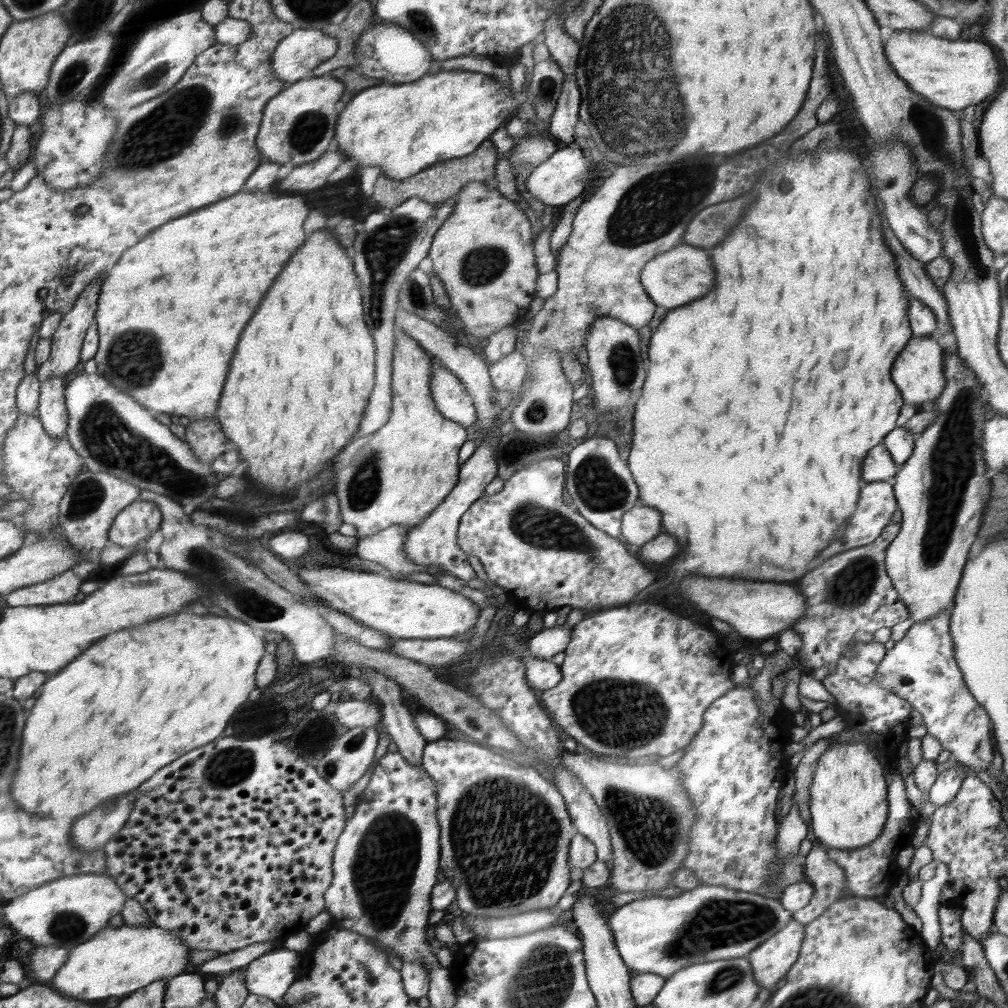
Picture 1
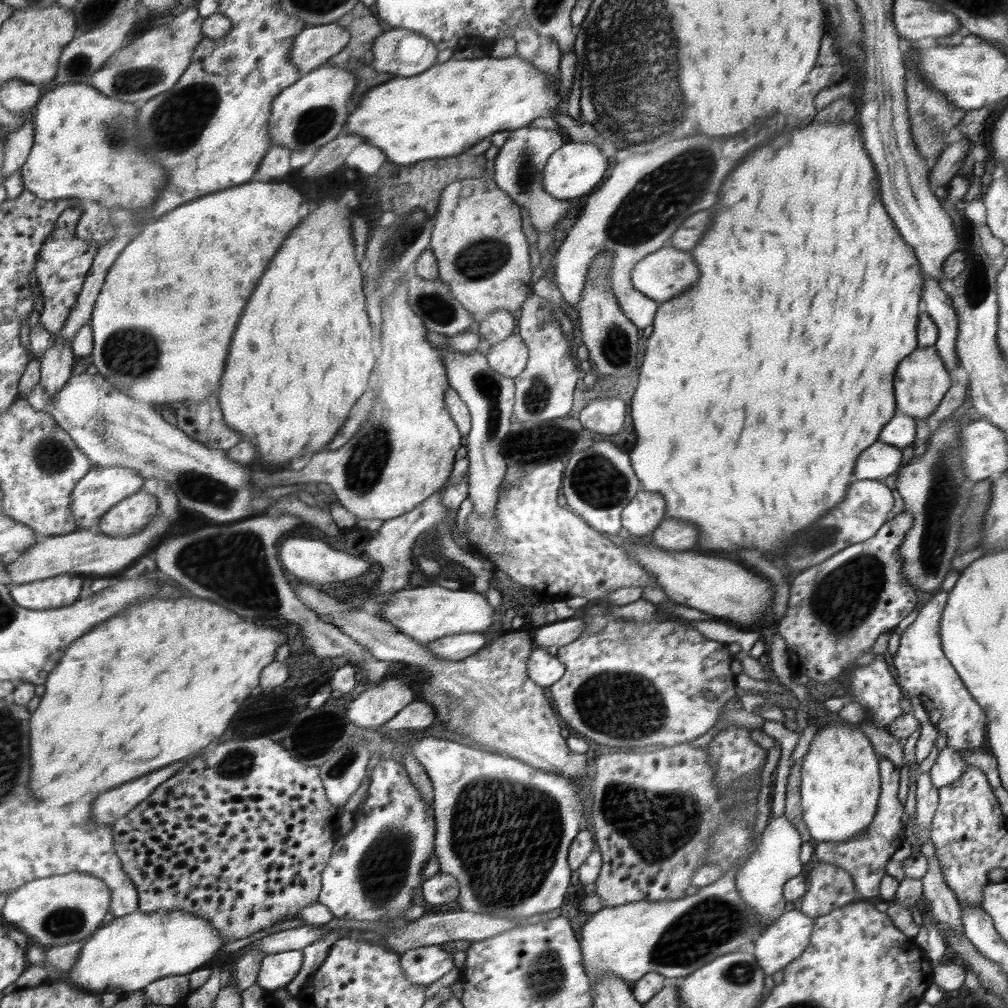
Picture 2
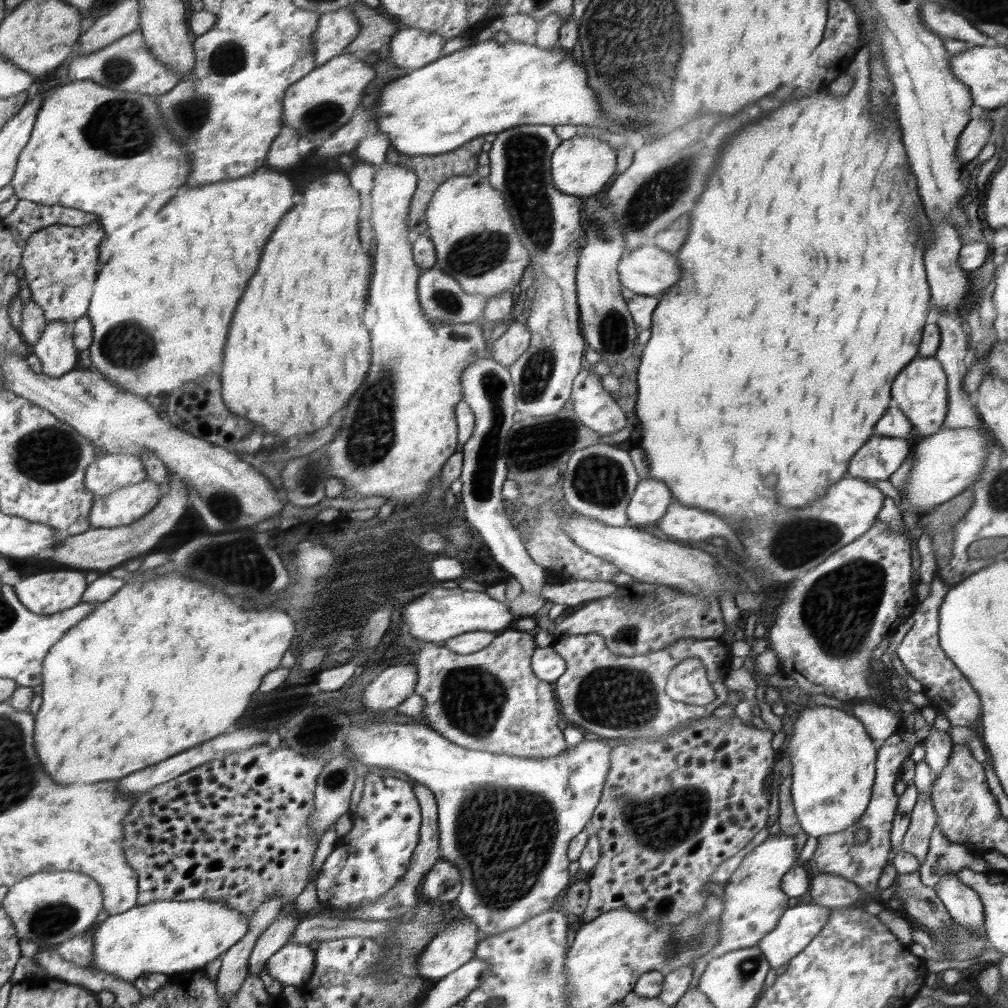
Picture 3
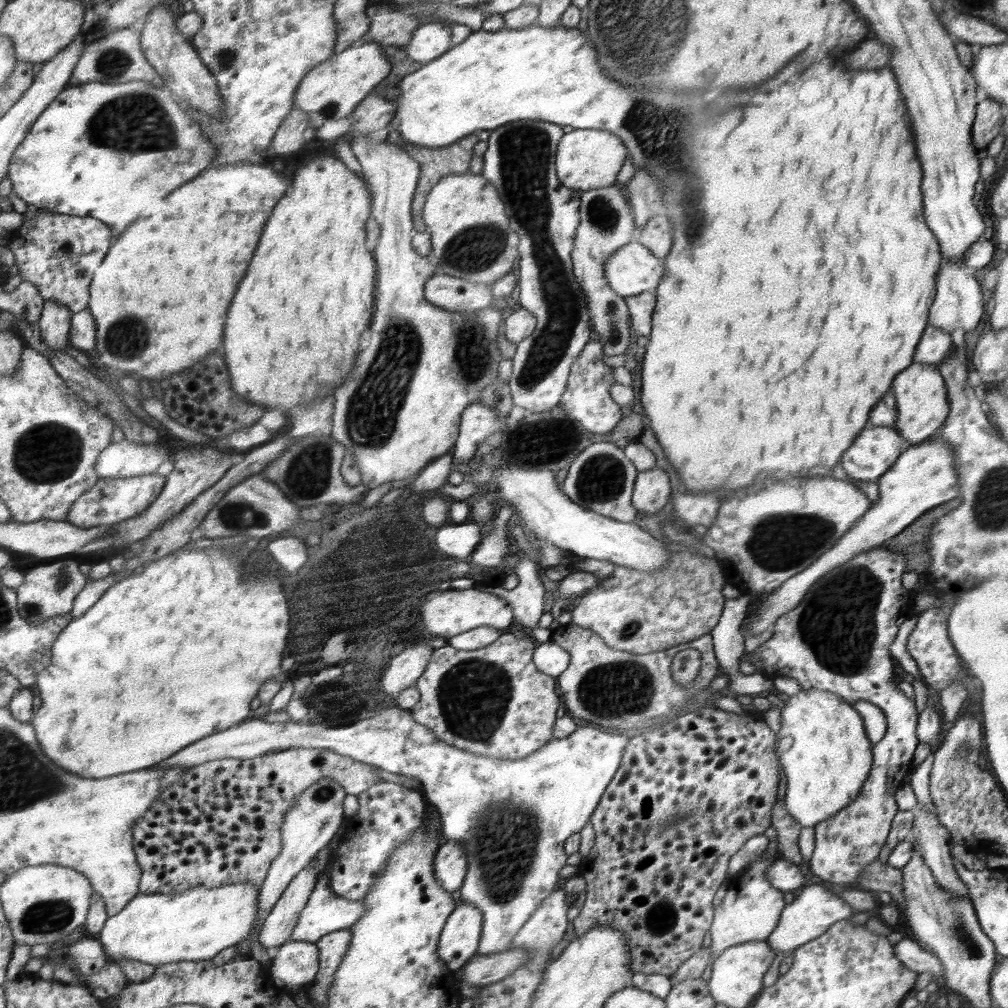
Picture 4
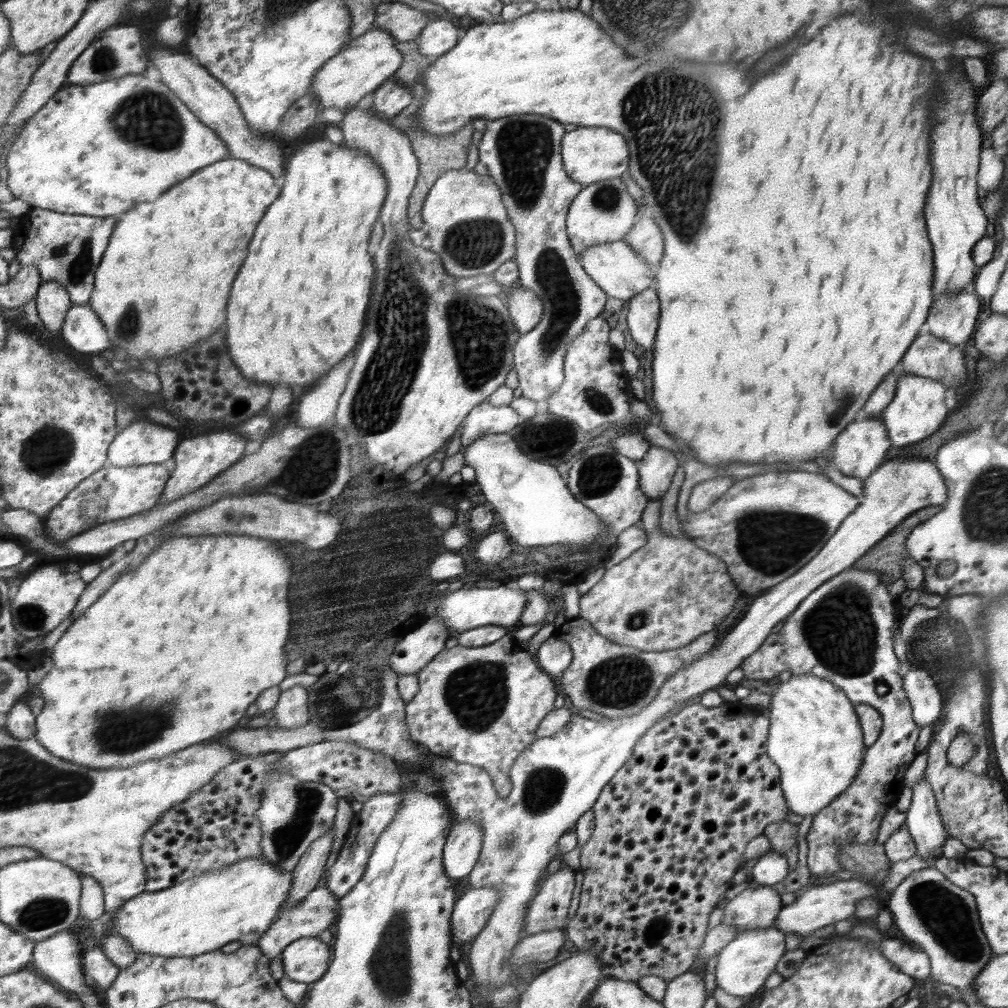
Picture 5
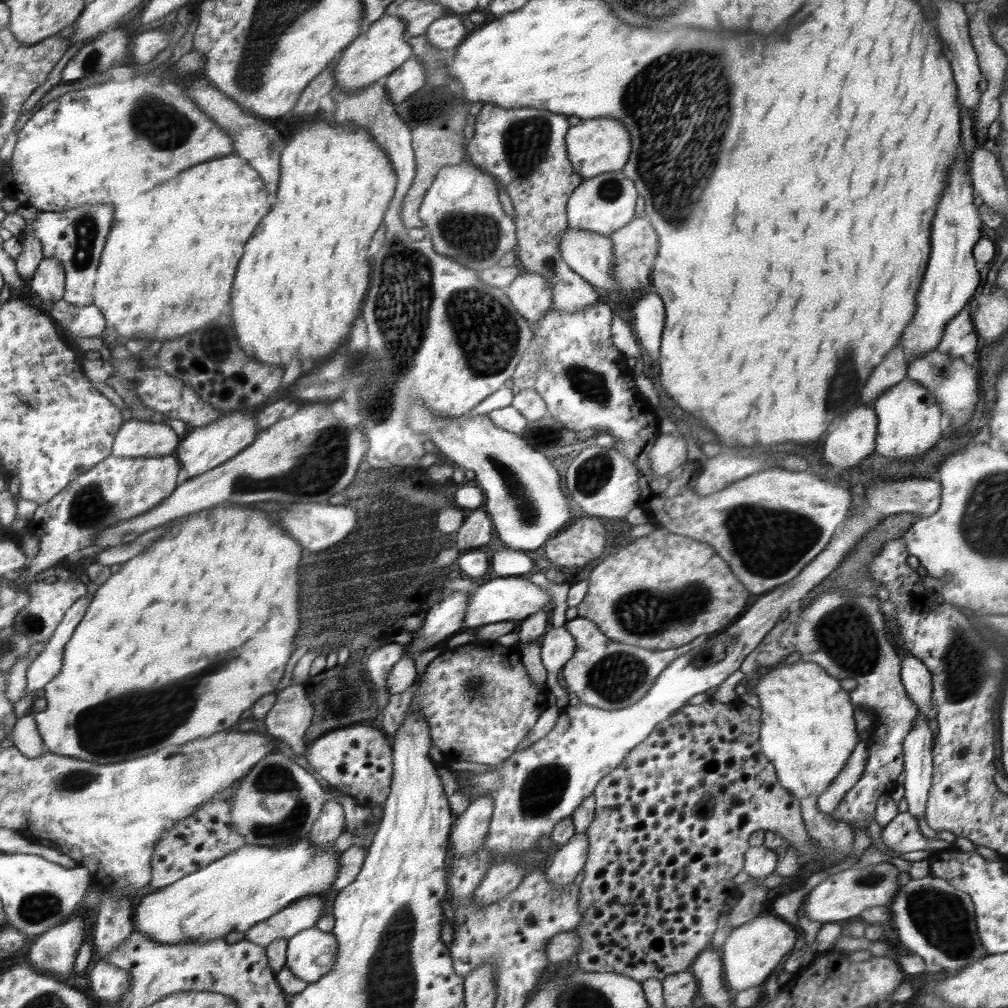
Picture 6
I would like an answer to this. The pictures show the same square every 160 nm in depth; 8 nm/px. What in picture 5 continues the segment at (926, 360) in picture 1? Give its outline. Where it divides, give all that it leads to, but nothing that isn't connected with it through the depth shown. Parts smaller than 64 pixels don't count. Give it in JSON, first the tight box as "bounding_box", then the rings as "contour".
{"bounding_box":[881,374,950,447],"contour":[[[910,374],[900,377],[893,399],[881,414],[881,420],[886,426],[892,447],[920,442],[934,434],[944,424],[950,411],[944,403],[946,390],[946,386],[941,382],[926,377]]]}

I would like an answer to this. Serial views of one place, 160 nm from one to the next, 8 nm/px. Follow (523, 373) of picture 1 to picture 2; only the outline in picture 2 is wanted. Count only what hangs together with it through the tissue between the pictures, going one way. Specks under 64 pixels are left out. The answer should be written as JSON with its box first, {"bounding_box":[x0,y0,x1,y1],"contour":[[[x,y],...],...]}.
{"bounding_box":[484,333,530,378],"contour":[[[513,333],[498,344],[487,345],[484,352],[491,370],[508,378],[516,378],[530,358],[523,337]]]}

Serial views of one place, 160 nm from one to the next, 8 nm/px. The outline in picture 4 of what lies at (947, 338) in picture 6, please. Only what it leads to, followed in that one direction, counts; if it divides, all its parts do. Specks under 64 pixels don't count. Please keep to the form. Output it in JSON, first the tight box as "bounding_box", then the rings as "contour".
{"bounding_box":[928,262,985,333],"contour":[[[960,262],[944,263],[936,275],[935,295],[929,310],[928,326],[951,333],[962,328],[966,332],[976,331],[982,319],[985,319],[985,302],[981,284],[975,276],[966,272]]]}

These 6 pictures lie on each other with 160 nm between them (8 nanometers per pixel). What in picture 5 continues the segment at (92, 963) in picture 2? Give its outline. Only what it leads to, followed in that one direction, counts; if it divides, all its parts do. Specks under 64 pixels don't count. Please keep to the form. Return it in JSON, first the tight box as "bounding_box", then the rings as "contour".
{"bounding_box":[110,856,294,956],"contour":[[[253,856],[231,864],[216,872],[205,872],[200,876],[175,884],[163,891],[146,892],[127,900],[113,918],[110,934],[123,936],[130,941],[137,954],[158,956],[198,956],[220,949],[229,942],[238,940],[245,946],[256,946],[290,896],[294,884],[294,872],[286,872],[264,856]]]}

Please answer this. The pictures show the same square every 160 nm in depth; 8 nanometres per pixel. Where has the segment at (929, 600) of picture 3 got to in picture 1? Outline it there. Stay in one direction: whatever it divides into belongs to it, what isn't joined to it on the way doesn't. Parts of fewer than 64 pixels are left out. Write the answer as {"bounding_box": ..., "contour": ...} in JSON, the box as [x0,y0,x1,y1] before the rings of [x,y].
{"bounding_box":[874,609,996,773],"contour":[[[951,609],[914,623],[902,640],[889,645],[884,658],[878,663],[878,670],[874,673],[874,681],[886,689],[886,692],[894,692],[900,699],[906,700],[913,709],[916,709],[923,716],[923,725],[928,733],[936,738],[943,750],[951,752],[951,758],[970,766],[977,773],[984,770],[988,772],[992,759],[996,753],[991,720],[986,709],[972,697],[968,691],[962,672],[958,668],[955,659],[955,648],[953,638],[949,631]]]}

